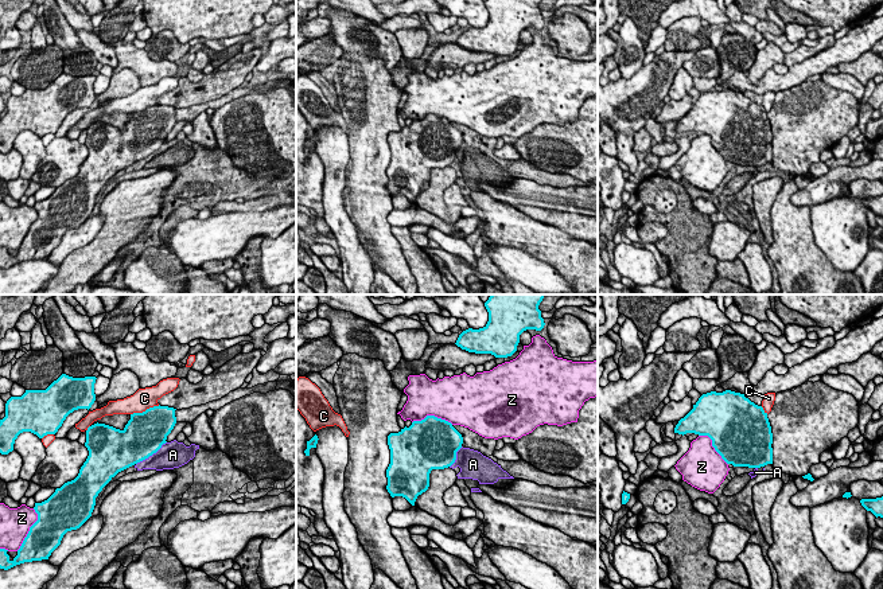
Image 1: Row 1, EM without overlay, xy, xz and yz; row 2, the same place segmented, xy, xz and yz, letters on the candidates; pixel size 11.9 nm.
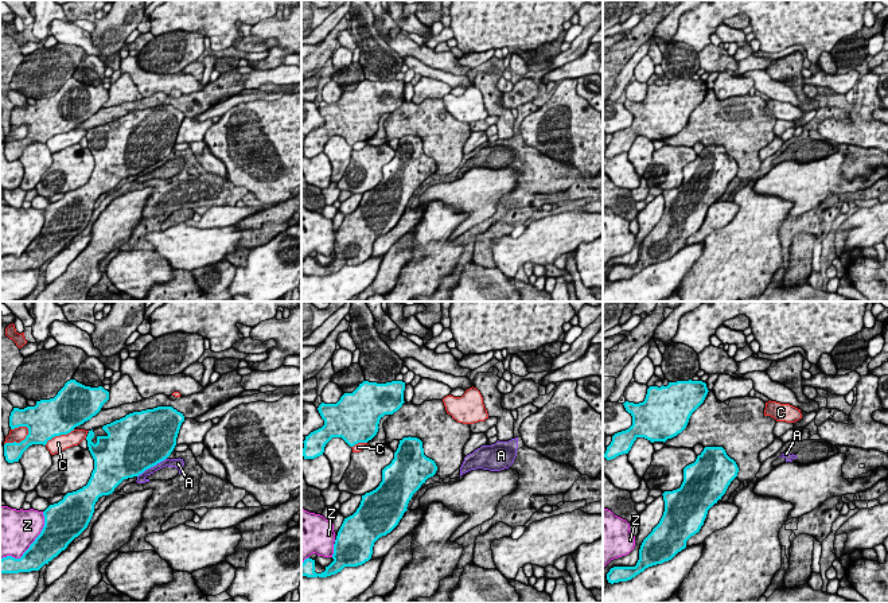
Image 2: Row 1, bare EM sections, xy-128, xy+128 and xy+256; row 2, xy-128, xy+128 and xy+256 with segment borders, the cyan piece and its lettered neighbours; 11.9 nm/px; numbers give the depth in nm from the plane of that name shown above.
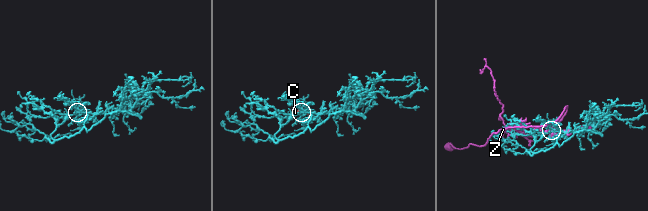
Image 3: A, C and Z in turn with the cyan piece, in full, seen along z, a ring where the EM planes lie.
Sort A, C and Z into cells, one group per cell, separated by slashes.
A / C / Z

